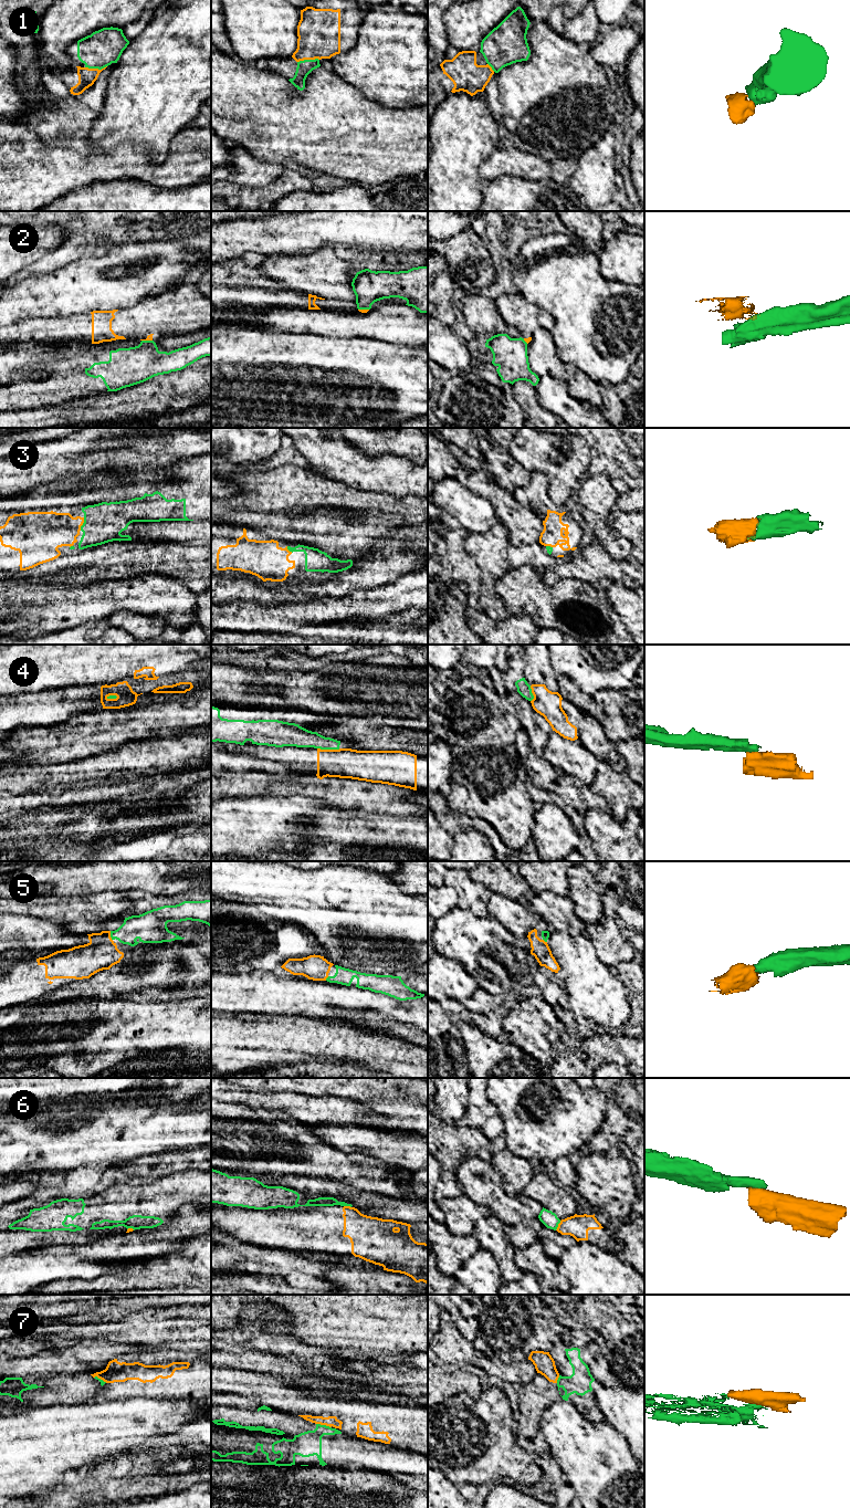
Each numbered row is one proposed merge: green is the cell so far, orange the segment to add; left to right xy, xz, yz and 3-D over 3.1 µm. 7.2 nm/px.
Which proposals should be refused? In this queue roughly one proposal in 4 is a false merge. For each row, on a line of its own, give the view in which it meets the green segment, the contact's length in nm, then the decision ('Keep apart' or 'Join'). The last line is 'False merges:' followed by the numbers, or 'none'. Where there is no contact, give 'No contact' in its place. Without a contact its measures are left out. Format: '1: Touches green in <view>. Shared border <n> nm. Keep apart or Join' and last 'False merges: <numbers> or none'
1: Touches green in xy. Shared border 160 nm. Join
2: Touches green in xy. Shared border 80 nm. Keep apart
3: Touches green in xy. Shared border 100 nm. Join
4: Touches green in xz. Shared border 170 nm. Keep apart
5: Touches green in xy. Shared border 70 nm. Join
6: Touches green in yz. Shared border 80 nm. Keep apart
7: Touches green in xz. Shared border 120 nm. Keep apart
False merges: 2, 4, 6, 7

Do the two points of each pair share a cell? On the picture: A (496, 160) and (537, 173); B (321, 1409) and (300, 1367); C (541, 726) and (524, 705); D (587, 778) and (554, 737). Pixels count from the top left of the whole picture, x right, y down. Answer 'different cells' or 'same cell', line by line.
A: same cell
B: different cells
C: same cell
D: same cell

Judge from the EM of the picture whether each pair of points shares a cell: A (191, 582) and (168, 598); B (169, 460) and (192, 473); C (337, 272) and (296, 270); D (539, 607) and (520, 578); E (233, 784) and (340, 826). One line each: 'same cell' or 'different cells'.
A: different cells
B: different cells
C: same cell
D: same cell
E: different cells

